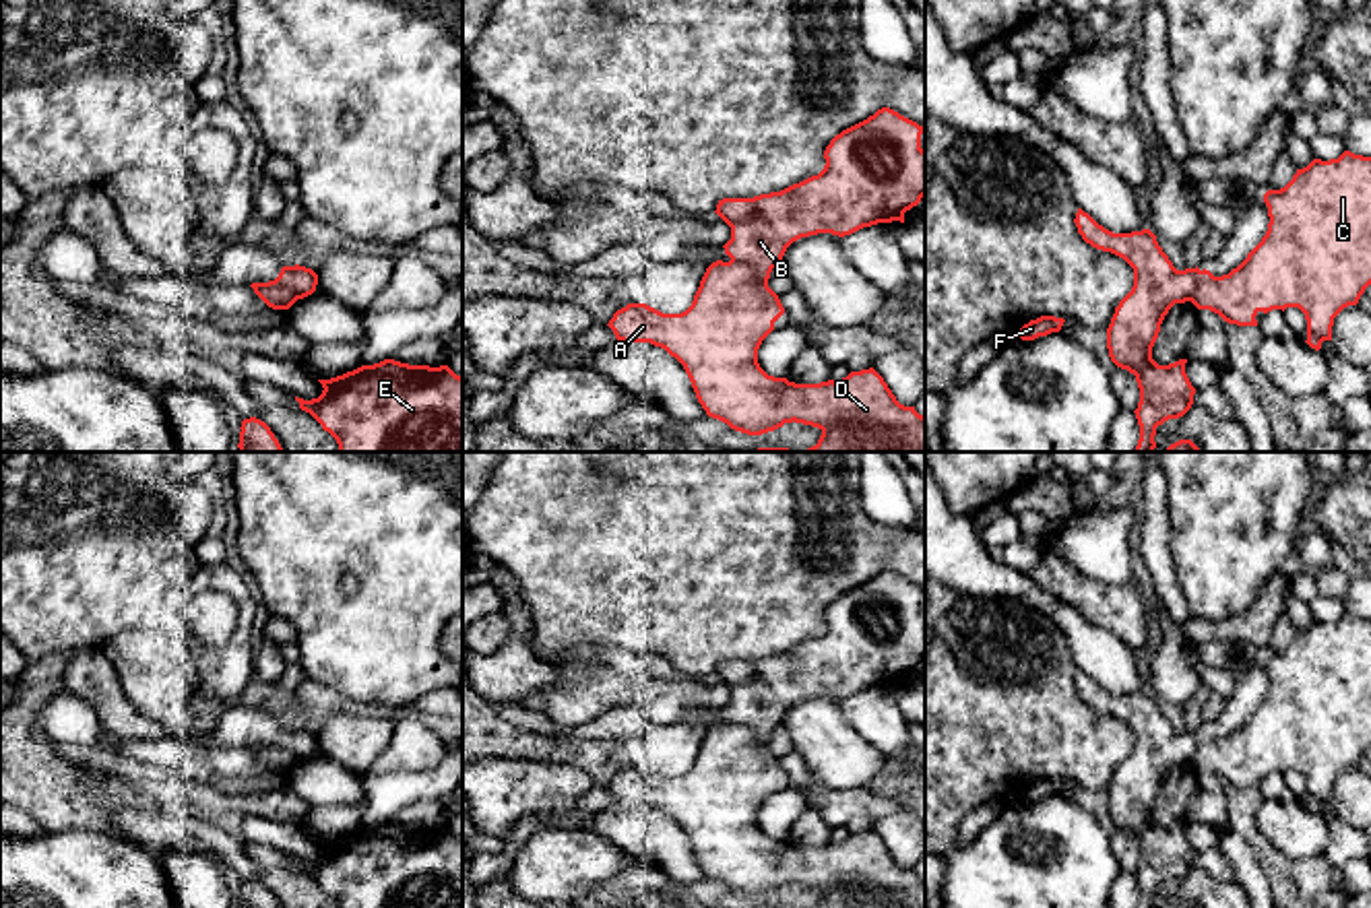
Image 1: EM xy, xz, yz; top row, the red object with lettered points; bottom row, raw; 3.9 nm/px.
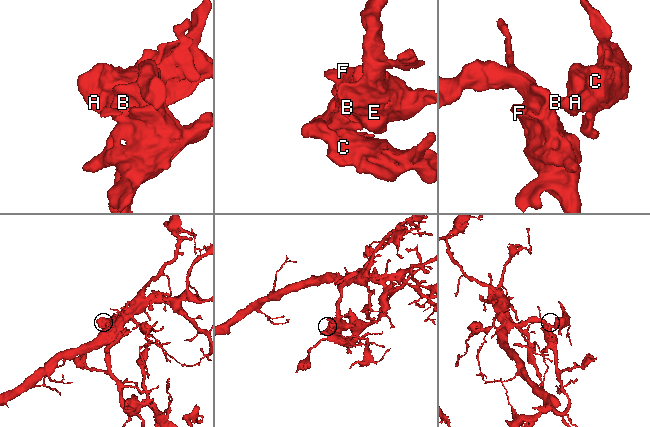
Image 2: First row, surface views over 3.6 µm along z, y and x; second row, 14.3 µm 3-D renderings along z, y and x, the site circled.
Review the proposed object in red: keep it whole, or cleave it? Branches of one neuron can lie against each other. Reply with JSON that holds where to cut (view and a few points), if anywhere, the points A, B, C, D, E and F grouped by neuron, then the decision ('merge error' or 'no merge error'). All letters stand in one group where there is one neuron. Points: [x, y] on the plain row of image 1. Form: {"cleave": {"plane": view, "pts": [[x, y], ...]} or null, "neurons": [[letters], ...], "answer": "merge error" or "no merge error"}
{"cleave": {"plane": "xz", "pts": [[731, 721], [744, 723], [767, 746]]}, "neurons": [["A", "C", "D"], ["B", "E", "F"]], "answer": "merge error"}

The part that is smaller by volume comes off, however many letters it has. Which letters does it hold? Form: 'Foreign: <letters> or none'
Foreign: A, C, D

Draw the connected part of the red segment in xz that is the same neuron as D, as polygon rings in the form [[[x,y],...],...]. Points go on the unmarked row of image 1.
[[[716,722],[706,731],[686,774],[663,776],[646,766],[628,766],[607,788],[617,803],[650,805],[675,819],[706,877],[735,894],[762,898],[795,883],[822,894],[816,908],[925,908],[925,879],[915,869],[900,867],[873,830],[820,846],[768,838],[758,825],[758,811],[783,776],[778,757],[758,743],[752,728]]]

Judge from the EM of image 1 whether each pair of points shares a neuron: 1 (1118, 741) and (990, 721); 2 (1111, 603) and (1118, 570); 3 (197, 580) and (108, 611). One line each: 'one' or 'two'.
1: one
2: two
3: two

